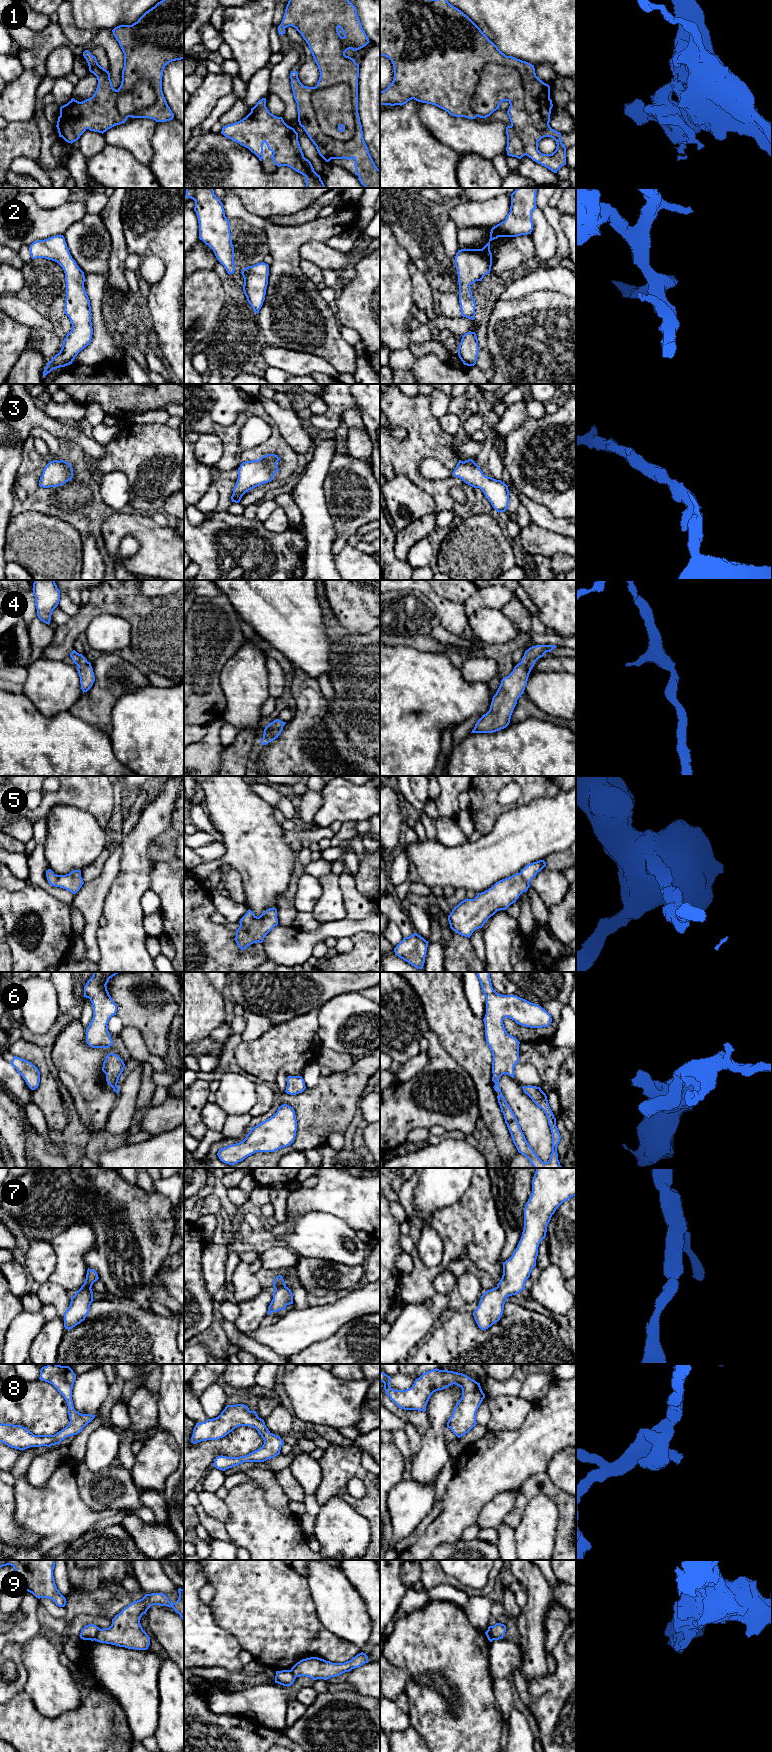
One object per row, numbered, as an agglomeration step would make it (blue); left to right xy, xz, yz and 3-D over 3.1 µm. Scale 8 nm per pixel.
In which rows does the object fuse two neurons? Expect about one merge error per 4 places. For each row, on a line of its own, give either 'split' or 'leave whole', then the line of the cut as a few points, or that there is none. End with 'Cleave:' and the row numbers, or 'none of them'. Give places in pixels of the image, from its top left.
1: leave whole; no cut
2: leave whole; no cut
3: leave whole; no cut
4: leave whole; no cut
5: leave whole; no cut
6: leave whole; no cut
7: leave whole; no cut
8: leave whole; no cut
9: split; cut in xy along (100, 1629), (94, 1639)
Cleave: 9

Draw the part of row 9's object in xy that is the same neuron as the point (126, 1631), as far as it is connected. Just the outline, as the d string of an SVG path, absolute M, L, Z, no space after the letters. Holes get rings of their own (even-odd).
M178 1589L179 1598L175 1603L171 1603L168 1597L163 1593L145 1594L145 1596L137 1601L133 1601L125 1607L119 1614L112 1619L112 1624L109 1628L100 1629L95 1641L100 1643L112 1644L119 1647L125 1647L135 1650L147 1650L150 1645L150 1637L143 1630L140 1619L143 1614L153 1605L172 1607L176 1613L180 1615L184 1622L184 1589Z

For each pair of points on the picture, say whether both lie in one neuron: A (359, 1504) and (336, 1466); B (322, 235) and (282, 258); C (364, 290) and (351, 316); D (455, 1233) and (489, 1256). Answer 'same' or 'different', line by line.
A: same
B: same
C: same
D: same

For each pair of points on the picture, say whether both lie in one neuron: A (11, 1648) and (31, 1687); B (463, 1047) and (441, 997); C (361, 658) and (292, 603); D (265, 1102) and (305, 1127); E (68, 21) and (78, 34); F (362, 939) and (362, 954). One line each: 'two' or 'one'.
A: two
B: one
C: two
D: two
E: one
F: one

